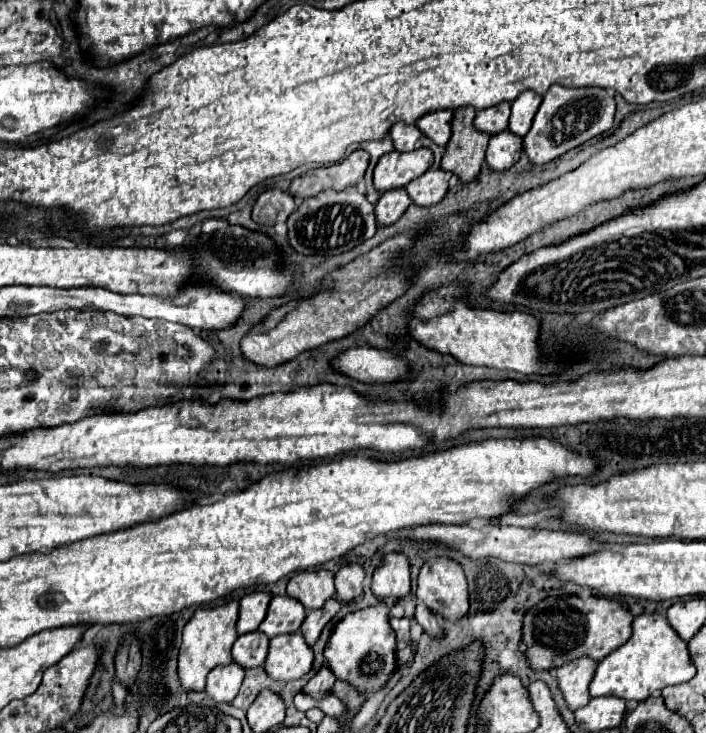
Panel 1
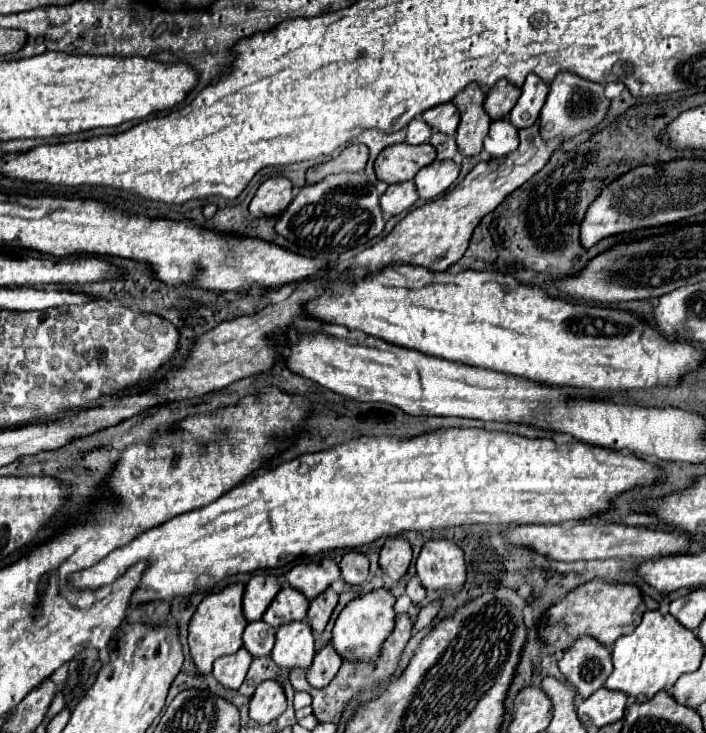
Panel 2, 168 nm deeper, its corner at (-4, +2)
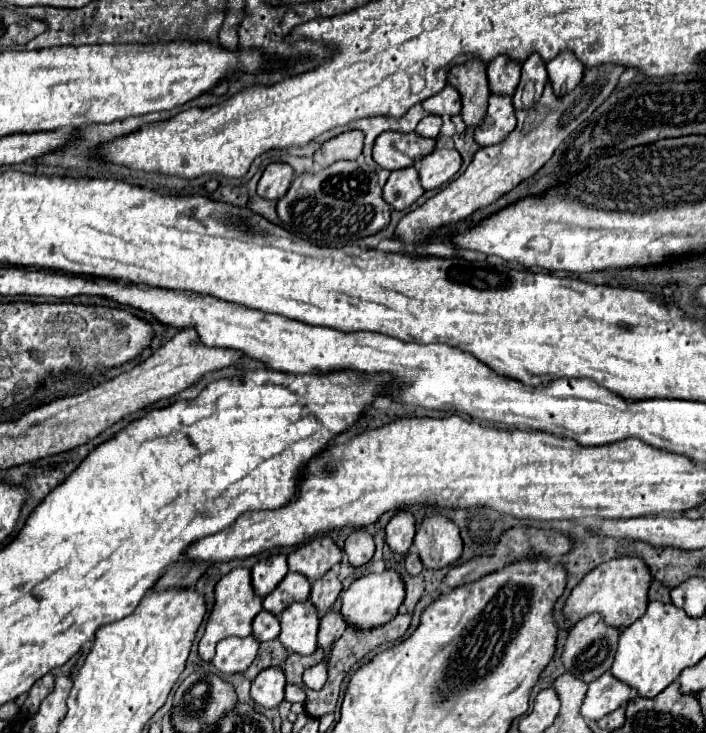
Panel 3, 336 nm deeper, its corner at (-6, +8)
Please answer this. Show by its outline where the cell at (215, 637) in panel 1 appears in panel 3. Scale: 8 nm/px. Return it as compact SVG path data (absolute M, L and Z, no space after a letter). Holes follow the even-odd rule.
M236 568L222 576L222 580L216 584L216 604L212 608L212 614L206 622L204 636L198 644L198 652L202 660L212 660L214 658L214 648L220 640L230 638L230 636L250 636L252 634L252 620L254 616L262 610L262 598L254 592L250 570L248 568Z

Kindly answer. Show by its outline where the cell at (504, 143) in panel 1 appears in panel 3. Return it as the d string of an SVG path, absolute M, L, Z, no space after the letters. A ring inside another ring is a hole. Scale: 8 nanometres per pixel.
M490 94L486 116L482 118L480 126L474 130L474 140L480 146L492 146L502 142L516 126L512 96Z

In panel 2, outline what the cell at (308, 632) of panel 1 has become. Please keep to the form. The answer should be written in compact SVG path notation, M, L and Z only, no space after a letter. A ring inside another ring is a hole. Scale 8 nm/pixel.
M332 588L324 590L318 598L314 598L310 602L306 620L312 626L312 630L314 630L316 636L320 636L324 632L324 628L326 628L330 616L332 616L332 610L336 608L336 604L338 604L338 594Z

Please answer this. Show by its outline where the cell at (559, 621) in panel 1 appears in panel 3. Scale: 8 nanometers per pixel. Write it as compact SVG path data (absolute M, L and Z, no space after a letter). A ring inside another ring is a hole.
M624 556L624 558L614 558L610 562L602 562L590 574L586 574L582 582L572 590L572 594L564 604L564 614L572 624L576 624L588 614L598 612L604 616L606 624L622 630L634 624L646 612L650 582L652 582L652 576L650 576L650 570L646 570L646 564L642 558Z

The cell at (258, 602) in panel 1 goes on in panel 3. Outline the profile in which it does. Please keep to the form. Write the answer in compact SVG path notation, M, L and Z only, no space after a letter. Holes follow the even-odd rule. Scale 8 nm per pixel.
M274 554L268 558L262 558L254 568L252 568L252 584L258 596L270 594L278 582L288 574L288 564L284 554Z

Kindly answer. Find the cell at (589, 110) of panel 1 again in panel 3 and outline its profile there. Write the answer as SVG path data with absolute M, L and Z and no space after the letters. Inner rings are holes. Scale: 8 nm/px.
M564 50L546 64L546 70L556 96L564 96L572 88L576 88L576 82L580 82L584 64L574 56L574 52Z

